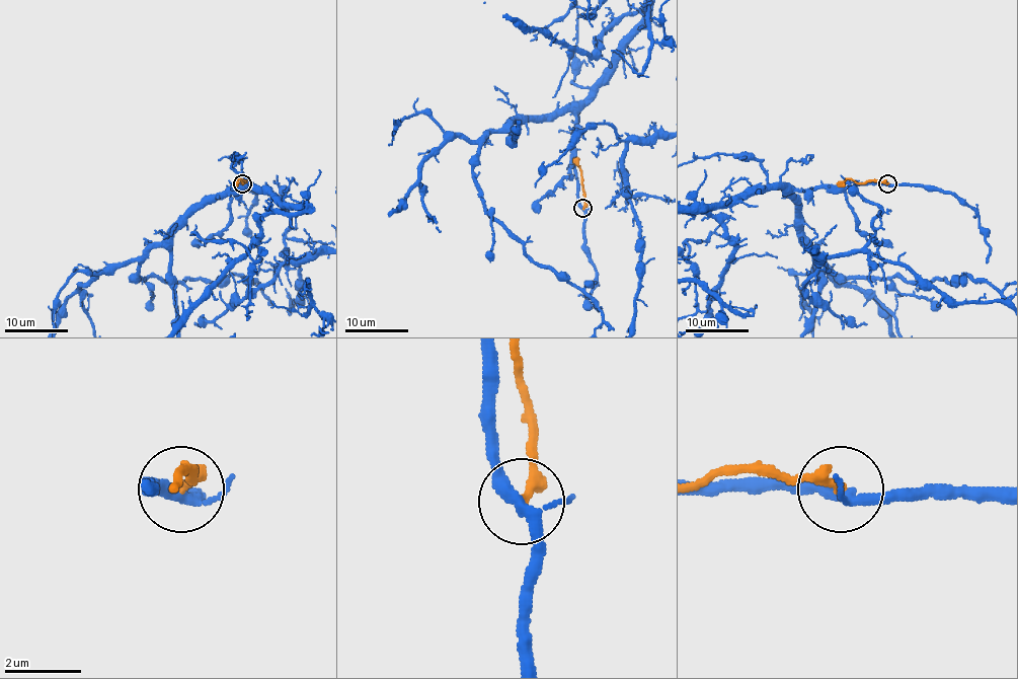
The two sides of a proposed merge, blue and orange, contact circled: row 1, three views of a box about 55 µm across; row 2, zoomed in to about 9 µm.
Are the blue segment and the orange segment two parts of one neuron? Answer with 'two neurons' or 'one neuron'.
two neurons

